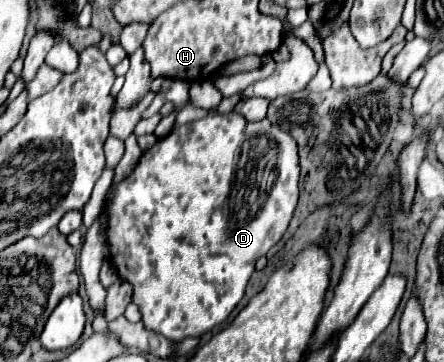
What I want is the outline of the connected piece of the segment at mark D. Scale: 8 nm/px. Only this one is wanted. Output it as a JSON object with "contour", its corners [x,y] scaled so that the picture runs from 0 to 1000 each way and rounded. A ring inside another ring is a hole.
{"contour":[[[534,309],[471,315],[430,343],[399,348],[394,365],[331,414],[300,475],[273,497],[273,508],[241,525],[223,591],[232,652],[245,669],[250,724],[268,768],[300,790],[300,834],[313,845],[327,901],[372,934],[408,945],[421,928],[453,928],[502,895],[552,818],[579,713],[597,707],[642,646],[673,547],[669,508],[669,392],[601,331],[556,337]],[[552,392],[601,392],[601,409],[619,403],[619,503],[610,508],[601,552],[574,591],[529,591],[534,575],[520,558],[529,547],[525,519]]]}

